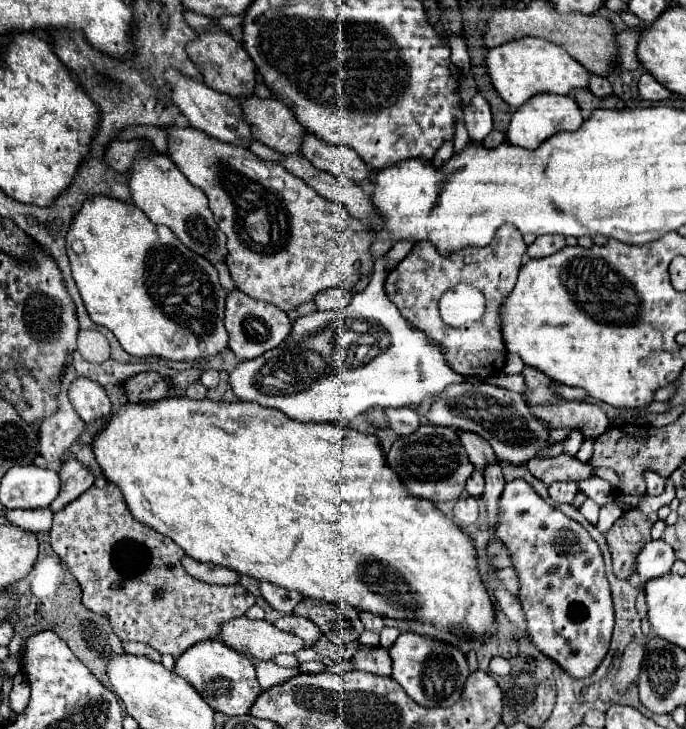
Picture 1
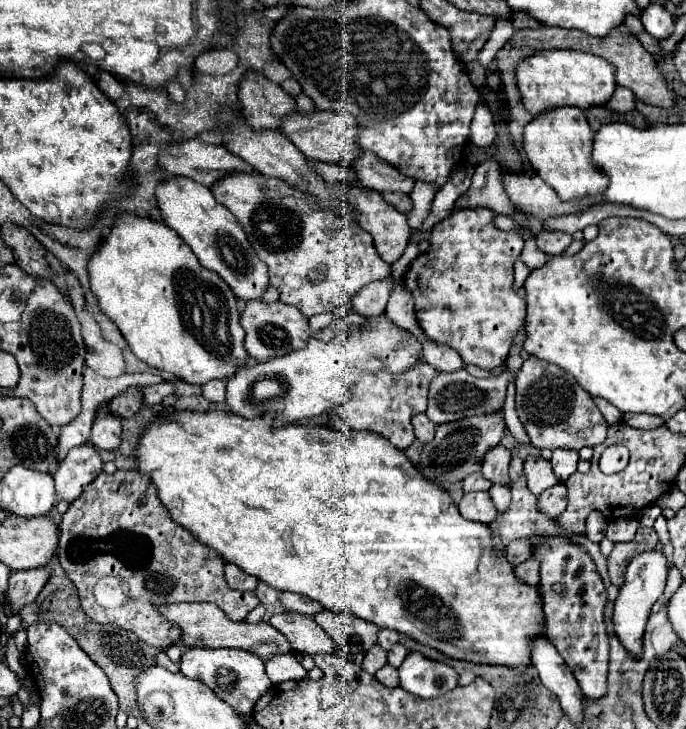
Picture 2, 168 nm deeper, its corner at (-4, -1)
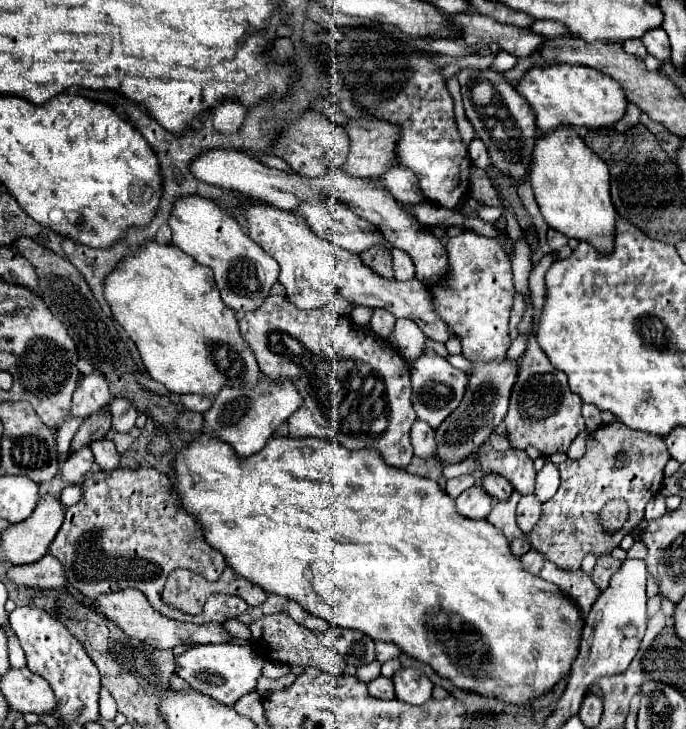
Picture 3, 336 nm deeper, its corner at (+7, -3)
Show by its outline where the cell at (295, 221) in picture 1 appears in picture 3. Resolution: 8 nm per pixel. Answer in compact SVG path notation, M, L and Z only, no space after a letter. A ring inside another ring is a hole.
M251 202L245 204L245 212L243 218L247 220L249 226L249 236L253 236L253 240L257 244L261 244L261 248L273 256L279 266L281 266L281 274L279 274L279 282L285 286L287 290L287 298L297 304L297 308L321 308L325 306L333 296L345 296L347 300L355 302L355 304L363 304L363 306L371 306L371 308L385 308L389 310L395 318L409 318L413 320L427 338L445 344L451 338L451 332L447 328L447 324L437 316L435 308L433 308L433 296L431 292L421 286L421 282L417 278L409 280L409 282L397 282L397 280L385 280L377 274L371 272L371 268L367 268L361 258L357 258L355 254L351 254L349 250L343 250L335 244L329 244L329 240L319 238L303 218L275 208L271 204L263 204L263 202Z

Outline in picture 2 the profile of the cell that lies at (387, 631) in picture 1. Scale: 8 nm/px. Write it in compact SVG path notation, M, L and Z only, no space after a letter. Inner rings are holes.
M396 644L396 646L392 646L392 650L388 652L388 662L390 662L394 668L398 668L398 666L402 664L402 660L406 658L406 654L408 654L408 650L406 650L402 644Z

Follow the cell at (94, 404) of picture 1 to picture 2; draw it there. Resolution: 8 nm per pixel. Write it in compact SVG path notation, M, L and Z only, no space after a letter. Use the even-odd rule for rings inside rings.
M96 414L92 422L92 444L102 450L112 450L120 446L120 418L116 414Z

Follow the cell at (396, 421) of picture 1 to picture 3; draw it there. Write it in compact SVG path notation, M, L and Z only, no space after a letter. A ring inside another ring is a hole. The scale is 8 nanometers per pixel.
M415 422L411 428L411 444L415 450L415 456L419 458L435 458L437 448L435 448L435 430L429 428L425 422Z

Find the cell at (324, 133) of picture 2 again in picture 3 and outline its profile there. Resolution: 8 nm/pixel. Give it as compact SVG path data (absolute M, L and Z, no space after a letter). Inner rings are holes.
M359 118L359 120L351 120L349 126L345 126L345 130L349 132L349 138L351 138L351 152L343 166L345 172L379 180L389 168L397 166L395 150L401 134L401 128L397 124L389 124L387 120L381 120L381 118Z

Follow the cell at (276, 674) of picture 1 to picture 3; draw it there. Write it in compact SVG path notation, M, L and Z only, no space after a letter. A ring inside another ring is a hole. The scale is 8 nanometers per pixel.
M267 660L265 666L263 666L263 676L267 676L267 678L273 678L275 680L275 678L281 678L285 674L289 674L289 666L285 666L285 664Z

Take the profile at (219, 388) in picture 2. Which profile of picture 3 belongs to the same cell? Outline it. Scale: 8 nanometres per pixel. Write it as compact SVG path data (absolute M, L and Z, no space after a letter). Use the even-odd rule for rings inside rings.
M185 394L179 398L181 404L187 408L187 410L193 410L193 412L207 412L211 408L211 400L205 398L205 396L197 396L197 394Z

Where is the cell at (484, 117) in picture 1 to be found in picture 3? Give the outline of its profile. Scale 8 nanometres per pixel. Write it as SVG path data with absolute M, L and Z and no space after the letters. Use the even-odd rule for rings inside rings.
M475 138L471 144L469 144L469 158L471 158L471 162L477 166L477 168L487 168L491 162L489 162L489 154L487 154L487 148L485 148L485 144L479 140L479 138Z

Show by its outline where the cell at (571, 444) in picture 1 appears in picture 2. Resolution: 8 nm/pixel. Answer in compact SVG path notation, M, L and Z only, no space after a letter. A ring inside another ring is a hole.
M554 450L552 454L552 468L556 472L556 476L560 478L560 482L568 480L568 476L572 476L576 472L578 466L578 452L576 450Z

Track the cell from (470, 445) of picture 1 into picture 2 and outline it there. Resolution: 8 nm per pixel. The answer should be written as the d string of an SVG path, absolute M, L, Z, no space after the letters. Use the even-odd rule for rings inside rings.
M494 446L492 450L488 450L488 454L484 456L482 462L482 476L490 482L498 482L498 484L508 484L508 468L510 468L510 450L506 450L504 446Z

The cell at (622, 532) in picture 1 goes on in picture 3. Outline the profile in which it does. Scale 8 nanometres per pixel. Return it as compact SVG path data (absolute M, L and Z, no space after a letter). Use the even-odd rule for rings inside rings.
M611 554L597 558L595 570L593 570L593 574L591 574L591 578L593 578L595 586L597 586L599 590L605 590L605 588L609 586L611 576L613 576L613 574L615 574L619 568L621 568L621 560L613 558Z

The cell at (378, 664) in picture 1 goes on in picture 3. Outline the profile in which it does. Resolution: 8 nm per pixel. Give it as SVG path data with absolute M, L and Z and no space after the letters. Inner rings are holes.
M379 676L373 682L369 682L369 694L373 698L381 698L381 700L393 700L395 698L395 688L393 688L393 680Z

